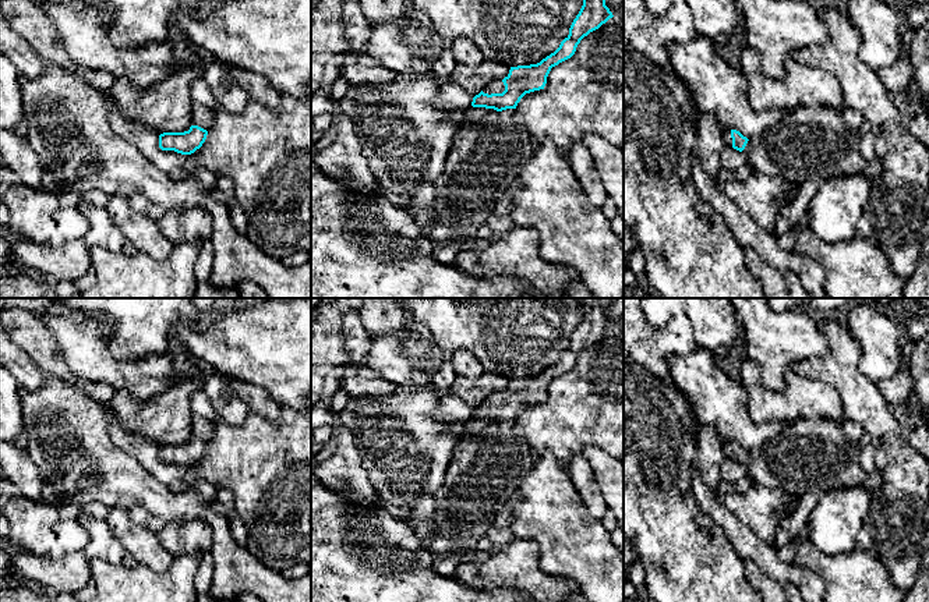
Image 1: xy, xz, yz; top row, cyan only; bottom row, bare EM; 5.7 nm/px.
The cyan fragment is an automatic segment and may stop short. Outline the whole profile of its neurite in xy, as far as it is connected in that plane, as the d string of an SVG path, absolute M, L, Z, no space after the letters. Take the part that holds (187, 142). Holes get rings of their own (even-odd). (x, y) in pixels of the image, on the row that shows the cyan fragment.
M191 125L184 132L163 132L159 135L159 148L162 150L174 150L181 155L191 155L202 146L208 135L208 131Z

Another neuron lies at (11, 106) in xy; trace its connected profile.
M0 53L0 130L15 130L24 120L21 72Z

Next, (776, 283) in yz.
M742 247L749 270L760 280L766 298L810 298L799 279L788 270L780 270Z

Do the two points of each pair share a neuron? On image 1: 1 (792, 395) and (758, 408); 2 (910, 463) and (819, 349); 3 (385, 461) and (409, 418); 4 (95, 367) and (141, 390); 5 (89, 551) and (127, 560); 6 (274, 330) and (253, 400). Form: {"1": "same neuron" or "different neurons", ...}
{"1": "same neuron", "2": "different neurons", "3": "same neuron", "4": "same neuron", "5": "same neuron", "6": "different neurons"}

